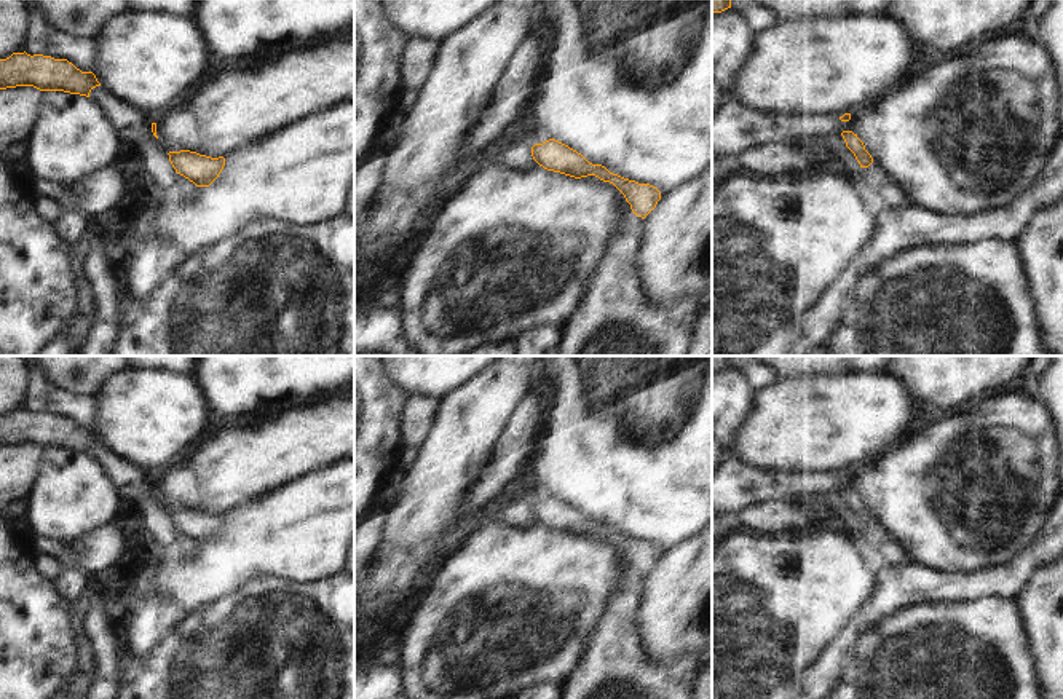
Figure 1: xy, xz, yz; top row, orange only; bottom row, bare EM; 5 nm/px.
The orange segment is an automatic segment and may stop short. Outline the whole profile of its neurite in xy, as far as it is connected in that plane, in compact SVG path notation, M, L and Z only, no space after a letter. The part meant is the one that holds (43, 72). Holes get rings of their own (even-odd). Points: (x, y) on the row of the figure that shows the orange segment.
M13 53L0 59L0 89L34 86L40 91L64 91L89 97L101 86L93 72L81 72L67 59L43 54Z

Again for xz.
M549 139L532 147L533 160L547 171L560 172L575 179L595 176L603 182L613 184L630 204L635 215L645 219L661 199L661 192L650 184L638 184L610 172L602 164L589 163L581 153L568 145Z

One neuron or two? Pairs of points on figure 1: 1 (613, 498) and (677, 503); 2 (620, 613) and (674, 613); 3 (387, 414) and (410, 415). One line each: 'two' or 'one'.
1: one
2: two
3: two

